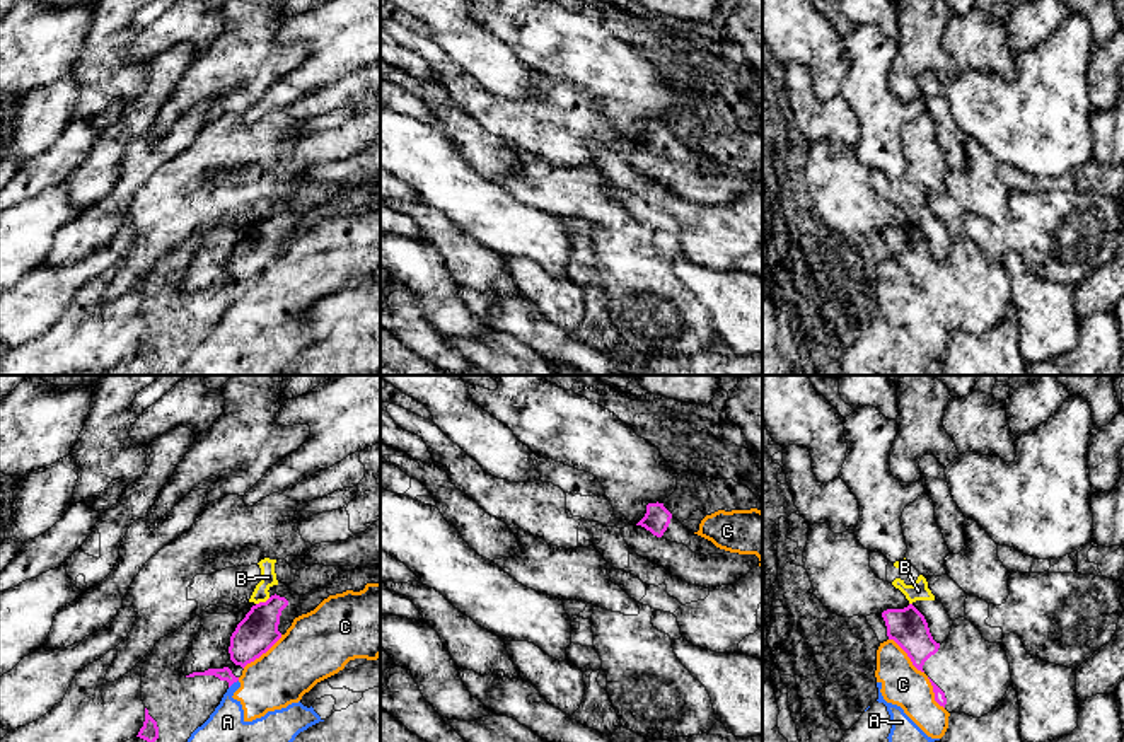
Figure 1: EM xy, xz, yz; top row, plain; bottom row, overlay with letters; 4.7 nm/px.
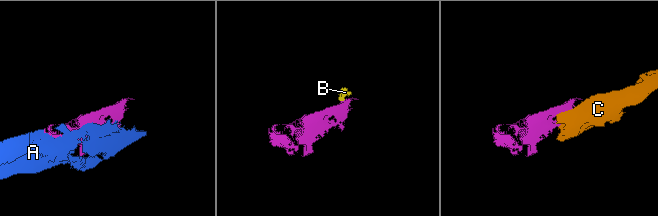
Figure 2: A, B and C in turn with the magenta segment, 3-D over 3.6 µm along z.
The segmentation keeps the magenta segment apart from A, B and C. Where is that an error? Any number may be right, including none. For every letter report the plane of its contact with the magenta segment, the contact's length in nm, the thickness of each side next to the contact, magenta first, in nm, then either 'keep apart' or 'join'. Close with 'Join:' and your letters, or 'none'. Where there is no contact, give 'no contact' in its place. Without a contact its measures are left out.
A: xy | 60 nm | 60/170 nm | join
B: xy | 80 nm | 190/80 nm | keep apart
C: xy | 240 nm | 190/300 nm | keep apart
Join: A

